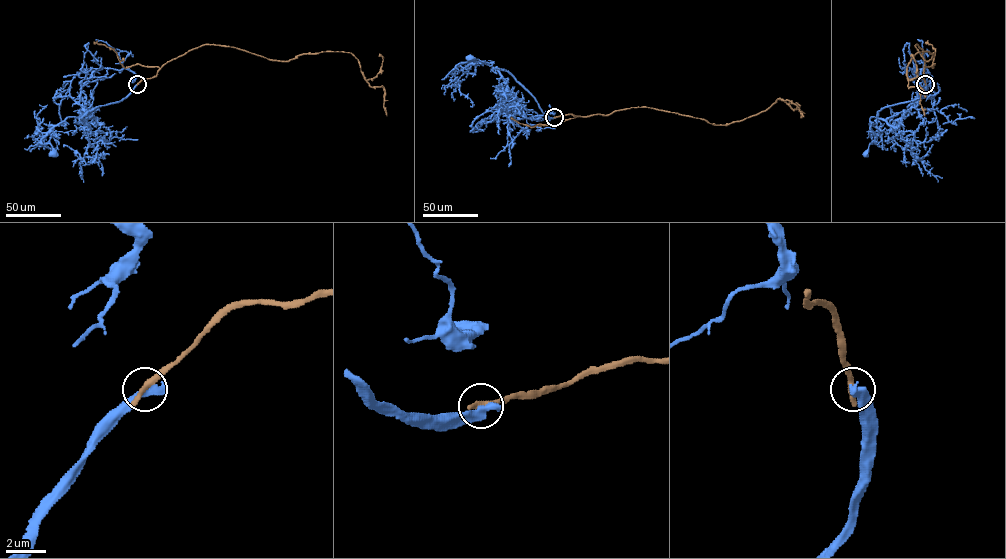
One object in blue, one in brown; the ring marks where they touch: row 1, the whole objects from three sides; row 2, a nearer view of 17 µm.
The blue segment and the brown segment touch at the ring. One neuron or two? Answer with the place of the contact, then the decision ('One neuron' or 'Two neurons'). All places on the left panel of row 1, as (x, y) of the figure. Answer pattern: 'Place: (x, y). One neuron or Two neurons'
Place: (137, 84). Two neurons

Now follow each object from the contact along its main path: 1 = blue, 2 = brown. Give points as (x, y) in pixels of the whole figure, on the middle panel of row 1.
1: (554, 117), (546, 115), (535, 98), (507, 71), (482, 62), (458, 64), (466, 62), (470, 57)
2: (554, 117), (607, 115), (647, 107), (728, 124), (766, 110), (778, 98), (791, 101), (804, 117)

